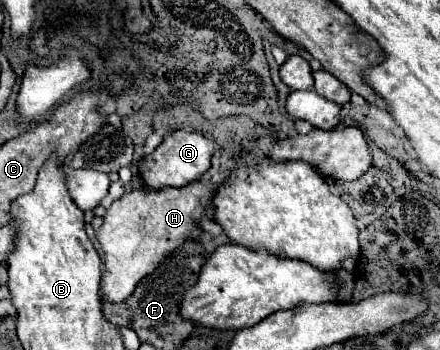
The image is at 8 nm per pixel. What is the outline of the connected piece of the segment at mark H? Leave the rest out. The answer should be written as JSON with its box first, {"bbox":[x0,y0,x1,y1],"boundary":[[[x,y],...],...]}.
{"bbox":[97,181,217,303],"boundary":[[[207,181],[207,183],[189,183],[185,187],[165,187],[161,191],[129,191],[125,193],[121,199],[117,199],[105,213],[105,221],[103,227],[97,231],[97,239],[105,251],[105,275],[101,279],[101,291],[103,297],[109,299],[111,303],[121,303],[125,301],[135,285],[139,283],[141,277],[153,273],[157,269],[157,265],[161,263],[161,259],[165,259],[165,255],[173,253],[177,247],[181,247],[181,243],[187,237],[193,237],[195,233],[199,233],[199,221],[203,215],[209,215],[205,211],[205,207],[201,205],[203,199],[211,199],[215,193],[217,185]]]}

